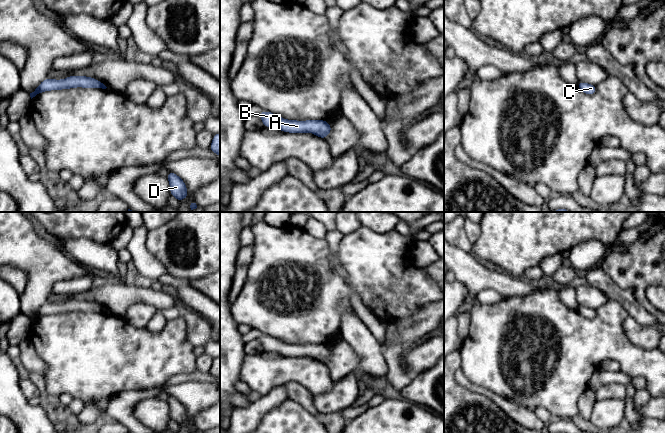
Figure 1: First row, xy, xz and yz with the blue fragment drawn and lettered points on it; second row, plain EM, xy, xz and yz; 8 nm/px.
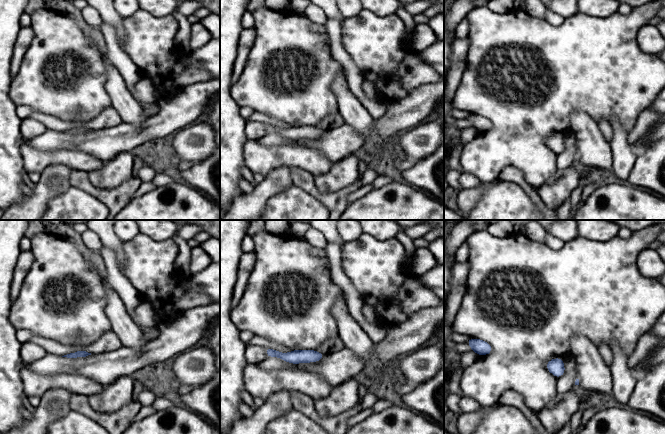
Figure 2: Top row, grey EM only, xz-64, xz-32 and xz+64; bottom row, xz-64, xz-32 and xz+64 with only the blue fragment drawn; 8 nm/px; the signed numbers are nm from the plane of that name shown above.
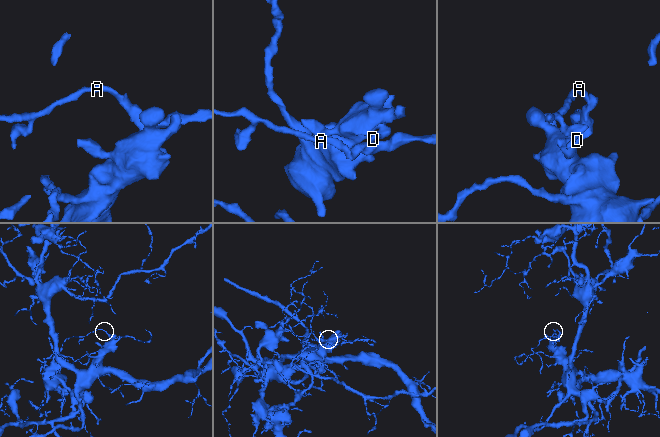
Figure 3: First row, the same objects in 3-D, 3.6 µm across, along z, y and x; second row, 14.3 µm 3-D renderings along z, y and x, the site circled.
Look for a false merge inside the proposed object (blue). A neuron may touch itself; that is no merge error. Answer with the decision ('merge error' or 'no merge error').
no merge error

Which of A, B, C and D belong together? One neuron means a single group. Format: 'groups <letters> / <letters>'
groups A B C D

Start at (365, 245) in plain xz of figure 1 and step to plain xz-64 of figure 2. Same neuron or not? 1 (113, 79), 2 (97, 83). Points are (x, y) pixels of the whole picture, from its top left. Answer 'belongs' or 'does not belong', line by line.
1: does not belong
2: belongs

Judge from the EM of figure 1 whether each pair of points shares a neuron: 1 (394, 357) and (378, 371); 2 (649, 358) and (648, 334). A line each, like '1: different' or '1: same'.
1: different
2: different

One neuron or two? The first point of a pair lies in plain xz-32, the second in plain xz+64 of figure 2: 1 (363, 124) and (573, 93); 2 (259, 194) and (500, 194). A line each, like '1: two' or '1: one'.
1: two
2: two

